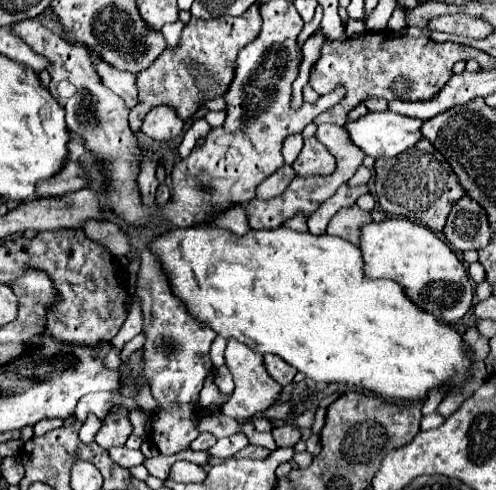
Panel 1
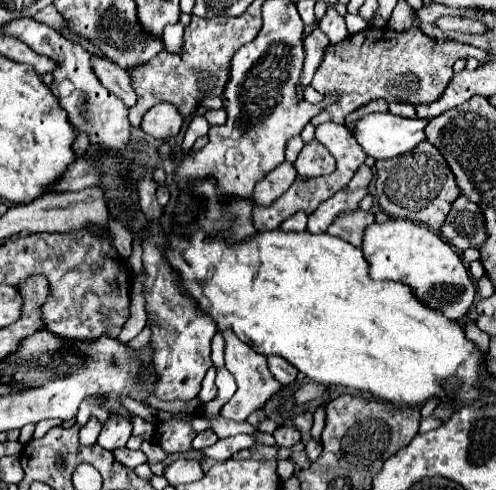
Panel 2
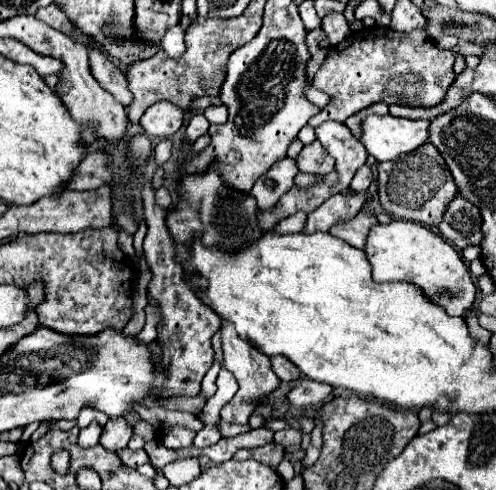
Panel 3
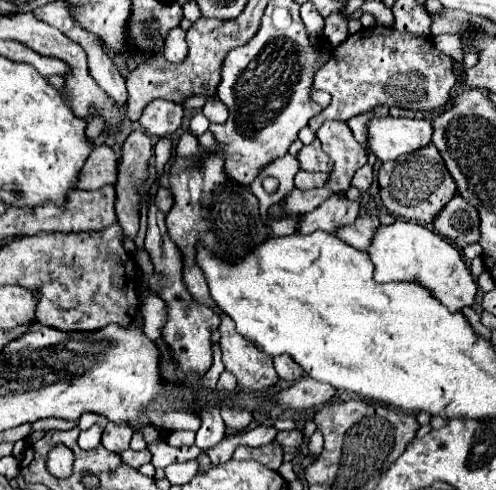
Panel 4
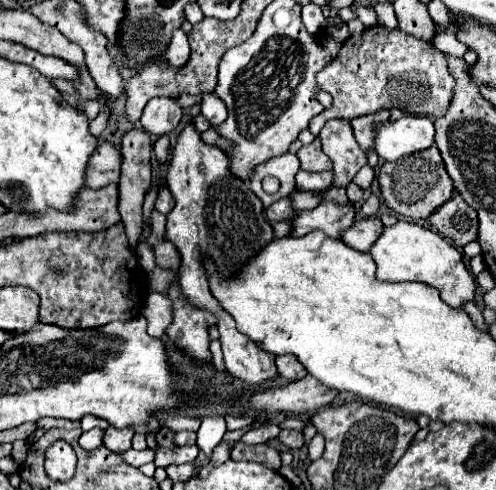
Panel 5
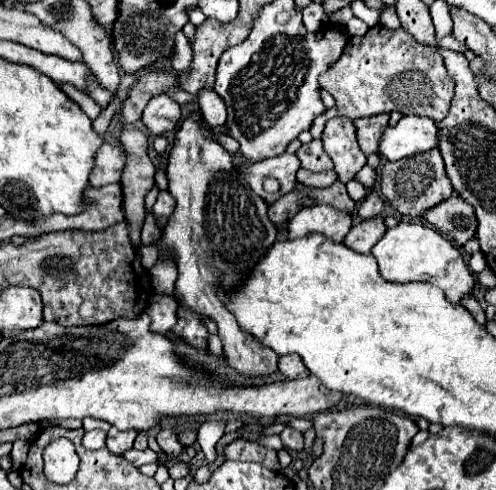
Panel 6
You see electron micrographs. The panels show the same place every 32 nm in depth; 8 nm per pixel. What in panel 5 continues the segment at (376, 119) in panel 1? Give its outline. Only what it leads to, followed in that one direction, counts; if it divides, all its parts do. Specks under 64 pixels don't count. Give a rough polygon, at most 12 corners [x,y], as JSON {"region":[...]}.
{"region":[[402,116],[376,130],[384,160],[434,146],[434,120]]}

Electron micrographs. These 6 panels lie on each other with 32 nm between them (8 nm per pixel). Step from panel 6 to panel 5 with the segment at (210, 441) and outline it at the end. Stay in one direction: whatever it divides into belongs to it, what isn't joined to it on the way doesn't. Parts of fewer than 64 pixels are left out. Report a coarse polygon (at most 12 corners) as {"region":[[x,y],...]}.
{"region":[[204,418],[198,448],[212,458],[226,432],[224,418]]}

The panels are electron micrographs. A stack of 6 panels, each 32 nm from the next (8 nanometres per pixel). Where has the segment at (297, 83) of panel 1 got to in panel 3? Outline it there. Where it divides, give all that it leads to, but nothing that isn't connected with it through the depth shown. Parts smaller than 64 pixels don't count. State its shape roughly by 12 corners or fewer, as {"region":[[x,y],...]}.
{"region":[[321,29],[308,32],[311,55],[308,81],[319,70],[330,49]]}

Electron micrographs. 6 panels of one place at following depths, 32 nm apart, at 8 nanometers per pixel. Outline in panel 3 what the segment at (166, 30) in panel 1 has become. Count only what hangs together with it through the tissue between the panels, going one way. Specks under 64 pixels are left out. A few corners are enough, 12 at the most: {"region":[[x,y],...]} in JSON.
{"region":[[182,26],[168,28],[162,48],[168,58],[184,56]]}

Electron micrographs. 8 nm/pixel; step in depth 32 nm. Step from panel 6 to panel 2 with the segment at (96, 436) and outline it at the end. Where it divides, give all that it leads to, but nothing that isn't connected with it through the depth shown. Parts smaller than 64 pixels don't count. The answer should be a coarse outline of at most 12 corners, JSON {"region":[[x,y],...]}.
{"region":[[92,418],[80,428],[80,444],[94,446],[102,424]]}

